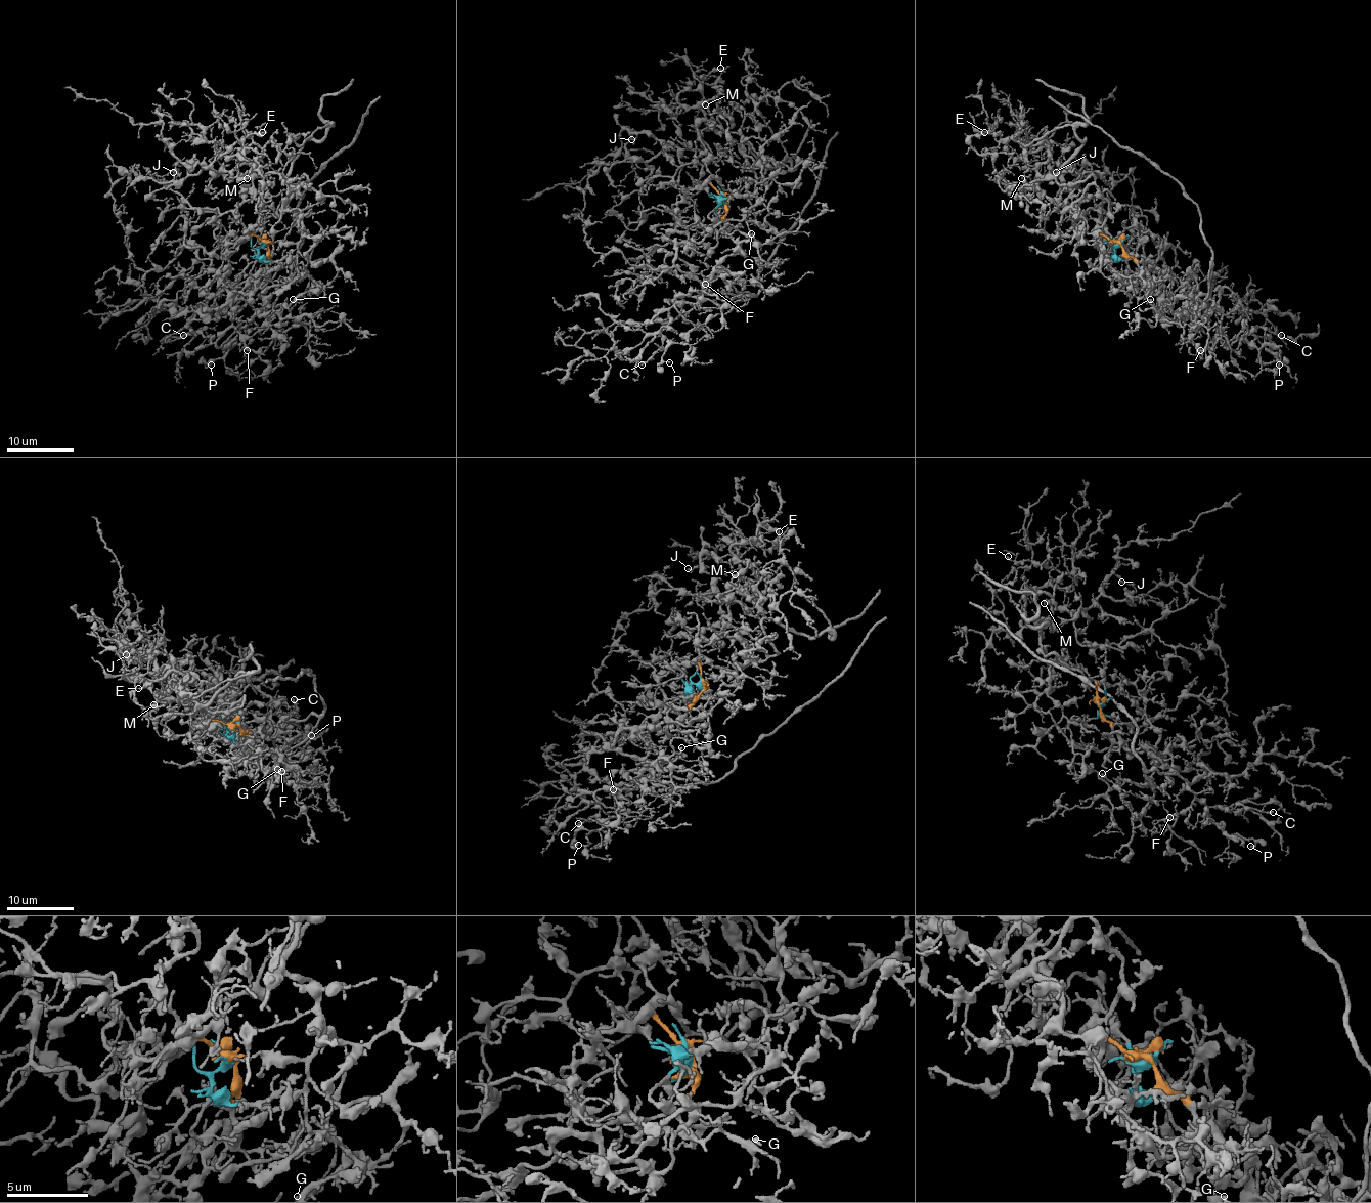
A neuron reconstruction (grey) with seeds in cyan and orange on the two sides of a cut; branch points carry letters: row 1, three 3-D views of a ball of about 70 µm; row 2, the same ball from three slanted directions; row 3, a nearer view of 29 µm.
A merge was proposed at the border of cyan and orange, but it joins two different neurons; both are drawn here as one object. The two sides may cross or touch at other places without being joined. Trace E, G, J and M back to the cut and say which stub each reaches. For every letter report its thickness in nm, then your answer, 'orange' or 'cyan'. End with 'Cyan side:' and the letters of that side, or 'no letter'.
E: calibre 140 nm; orange
G: calibre 190 nm; cyan
J: calibre 160 nm; orange
M: calibre 140 nm; orange
Cyan side: G

